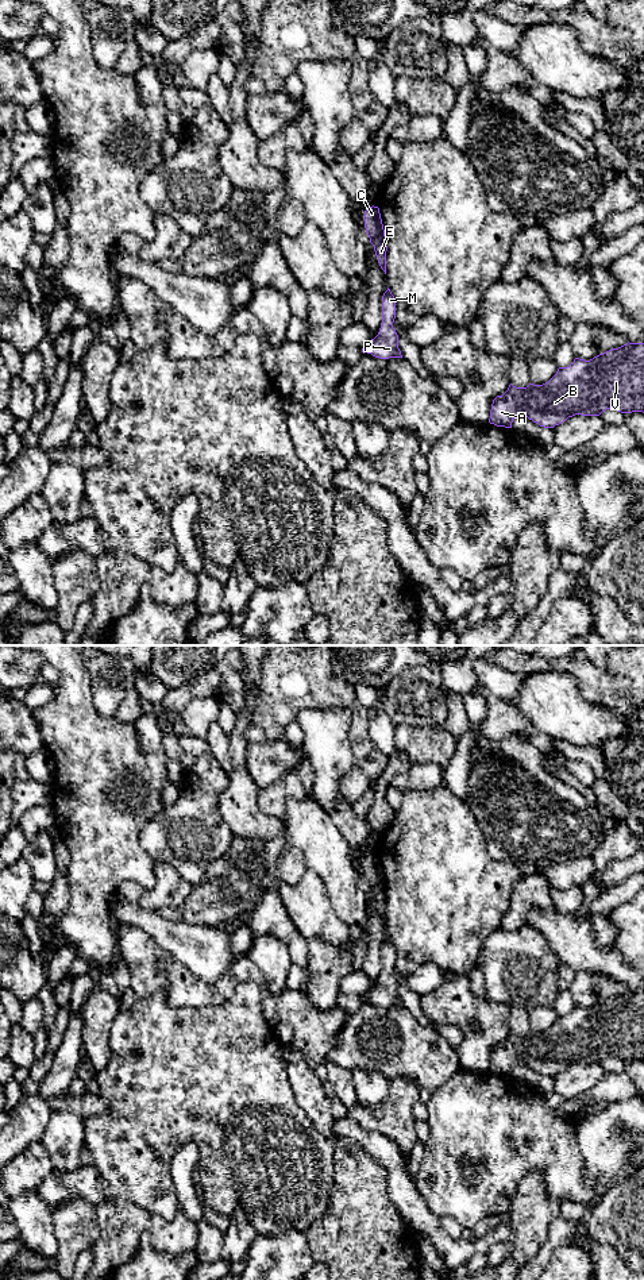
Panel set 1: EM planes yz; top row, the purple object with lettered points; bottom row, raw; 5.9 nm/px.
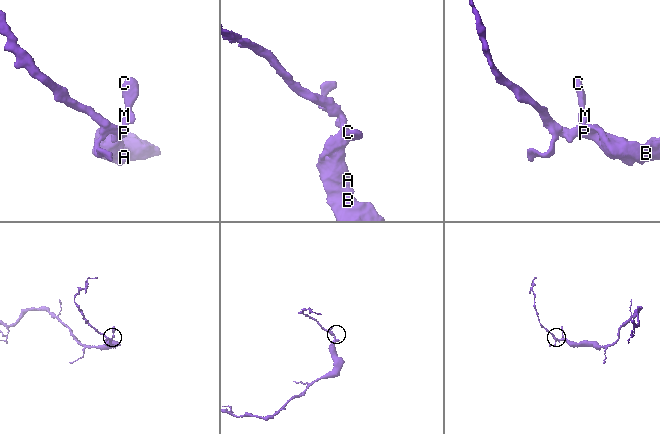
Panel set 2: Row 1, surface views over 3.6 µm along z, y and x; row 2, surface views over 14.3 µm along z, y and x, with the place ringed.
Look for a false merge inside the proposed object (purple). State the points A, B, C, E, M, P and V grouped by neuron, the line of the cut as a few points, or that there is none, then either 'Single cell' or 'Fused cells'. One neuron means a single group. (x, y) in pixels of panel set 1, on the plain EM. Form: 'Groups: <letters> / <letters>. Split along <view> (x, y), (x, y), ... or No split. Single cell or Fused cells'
Groups: A B C E M P V. No split. Single cell

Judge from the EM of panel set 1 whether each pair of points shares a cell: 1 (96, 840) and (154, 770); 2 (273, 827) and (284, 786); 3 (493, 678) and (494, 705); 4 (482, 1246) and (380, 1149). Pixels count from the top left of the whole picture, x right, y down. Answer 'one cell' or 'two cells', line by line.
1: one cell
2: two cells
3: two cells
4: one cell

